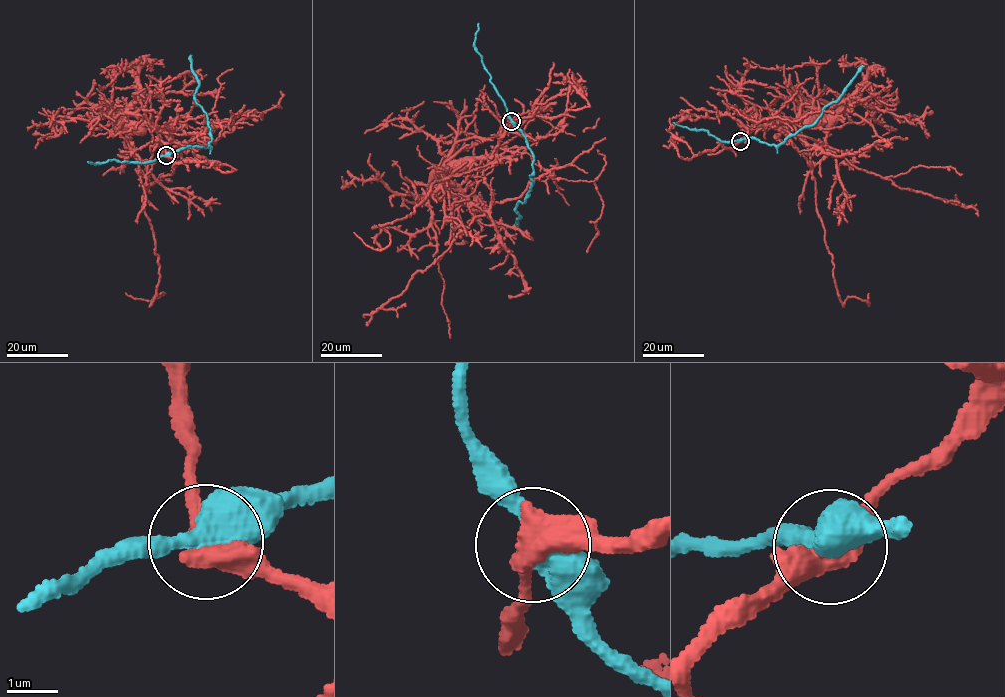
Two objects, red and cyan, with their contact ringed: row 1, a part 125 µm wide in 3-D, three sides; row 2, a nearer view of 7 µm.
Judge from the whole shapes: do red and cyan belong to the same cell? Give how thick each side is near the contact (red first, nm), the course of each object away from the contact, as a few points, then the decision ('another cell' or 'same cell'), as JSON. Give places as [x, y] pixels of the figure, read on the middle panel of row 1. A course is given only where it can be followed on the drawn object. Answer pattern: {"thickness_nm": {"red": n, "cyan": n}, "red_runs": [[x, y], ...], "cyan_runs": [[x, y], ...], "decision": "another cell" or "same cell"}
{"thickness_nm": {"red": 480, "cyan": 500}, "red_runs": [[511, 121], [497, 154], [528, 153], [548, 172], [517, 198], [495, 202], [474, 218], [366, 325]], "cyan_runs": [[511, 121], [533, 155], [531, 189], [516, 207], [521, 216], [517, 226]], "decision": "another cell"}

